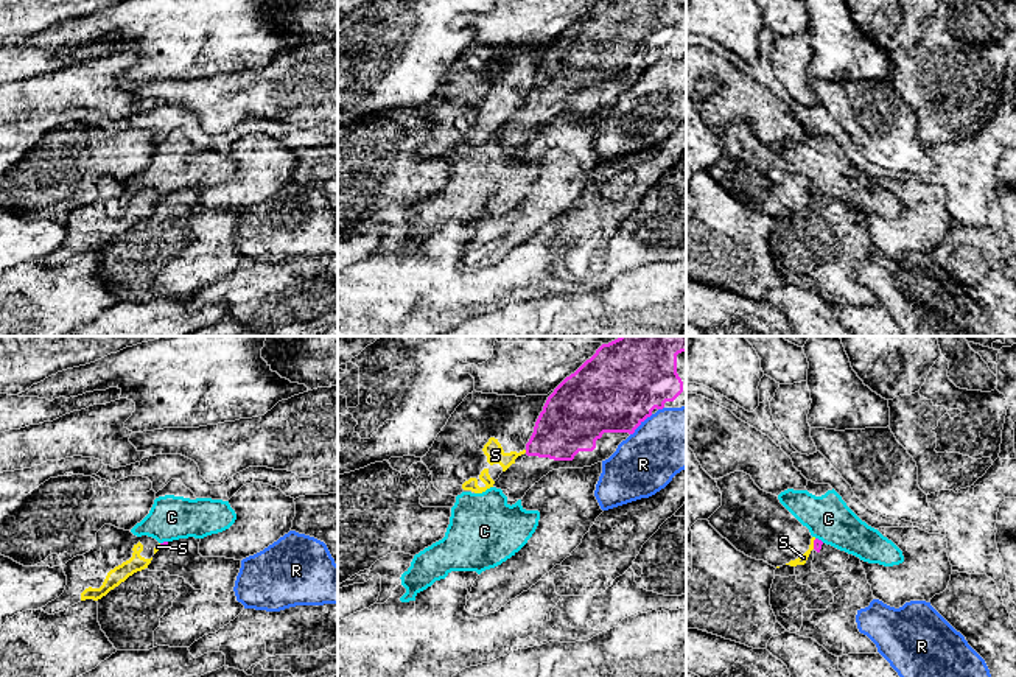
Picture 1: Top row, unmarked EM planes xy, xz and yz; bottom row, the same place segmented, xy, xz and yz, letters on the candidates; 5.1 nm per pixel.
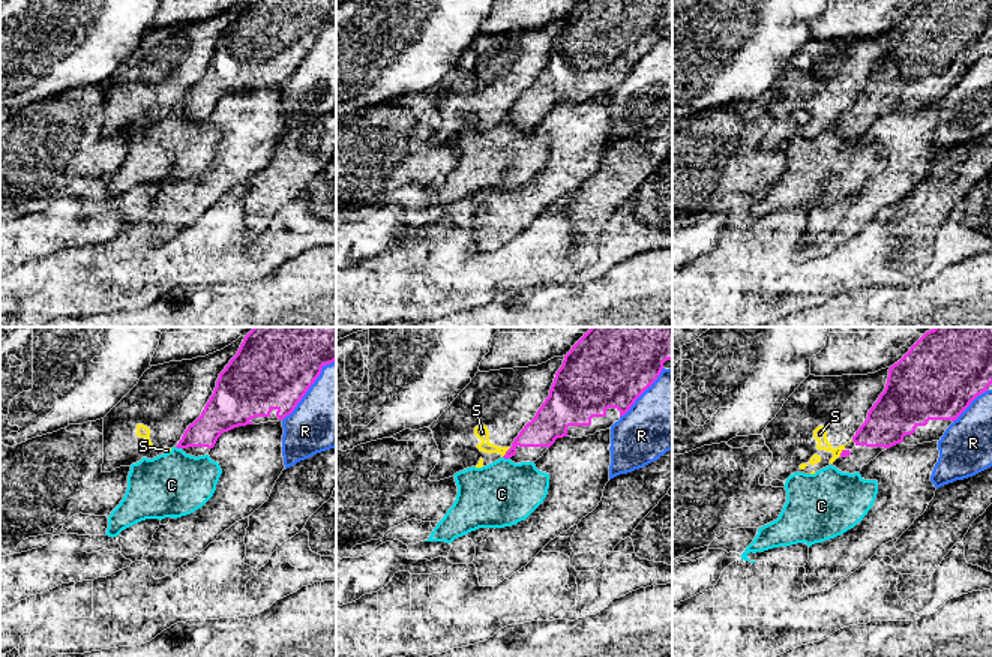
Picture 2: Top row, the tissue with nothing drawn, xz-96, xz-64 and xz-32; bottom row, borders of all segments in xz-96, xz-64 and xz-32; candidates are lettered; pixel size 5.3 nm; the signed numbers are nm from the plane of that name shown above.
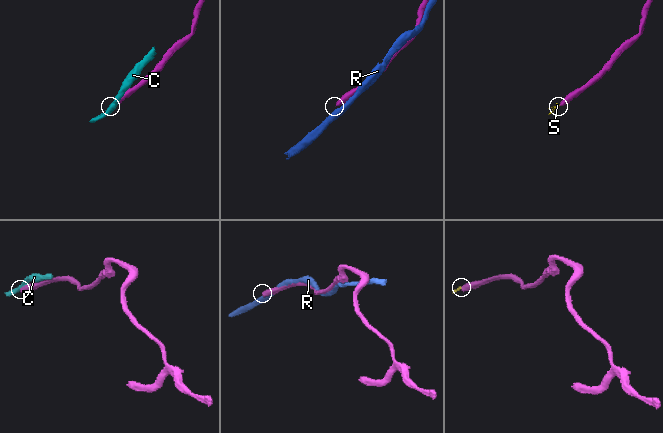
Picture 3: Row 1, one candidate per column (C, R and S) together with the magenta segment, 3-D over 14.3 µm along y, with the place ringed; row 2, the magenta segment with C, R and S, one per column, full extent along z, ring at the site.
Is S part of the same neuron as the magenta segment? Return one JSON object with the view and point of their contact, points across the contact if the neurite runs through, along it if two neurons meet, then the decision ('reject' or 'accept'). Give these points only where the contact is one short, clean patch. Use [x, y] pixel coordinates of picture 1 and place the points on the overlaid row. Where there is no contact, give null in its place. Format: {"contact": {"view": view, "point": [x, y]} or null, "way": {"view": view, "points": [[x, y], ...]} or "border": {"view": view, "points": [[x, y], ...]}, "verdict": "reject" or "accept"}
{"contact": {"view": "yz", "point": [814, 543]}, "border": {"view": "yz", "points": [[816, 539], [812, 548]]}, "verdict": "reject"}

